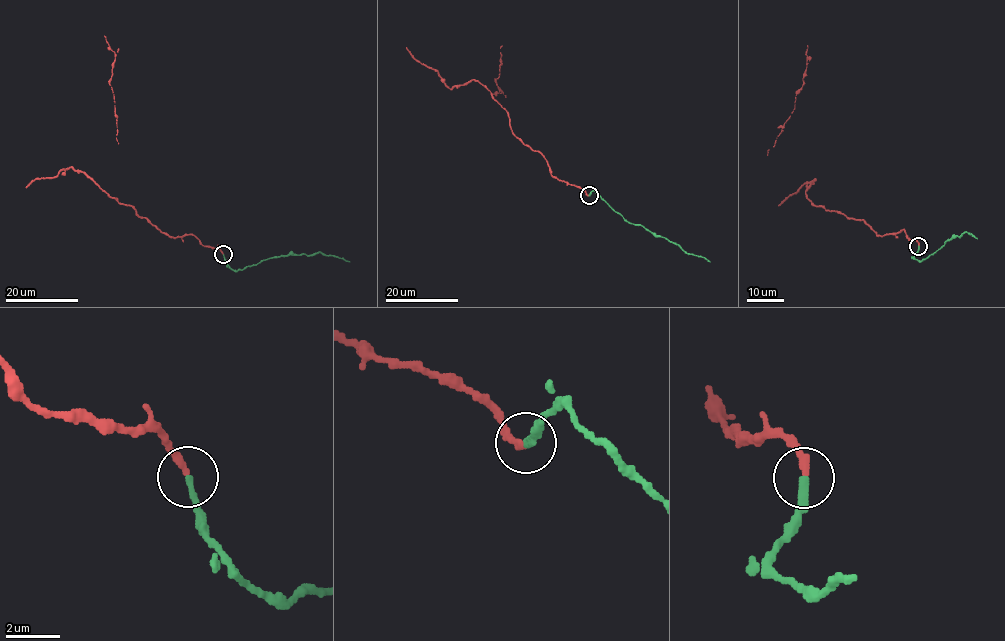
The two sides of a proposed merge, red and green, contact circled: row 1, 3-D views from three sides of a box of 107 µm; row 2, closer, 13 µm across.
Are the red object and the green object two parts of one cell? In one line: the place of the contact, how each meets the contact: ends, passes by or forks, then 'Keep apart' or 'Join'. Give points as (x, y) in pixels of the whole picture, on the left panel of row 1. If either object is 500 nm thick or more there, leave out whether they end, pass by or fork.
Place: (223, 254). At the ring red ends. At the ring green ends. Join

